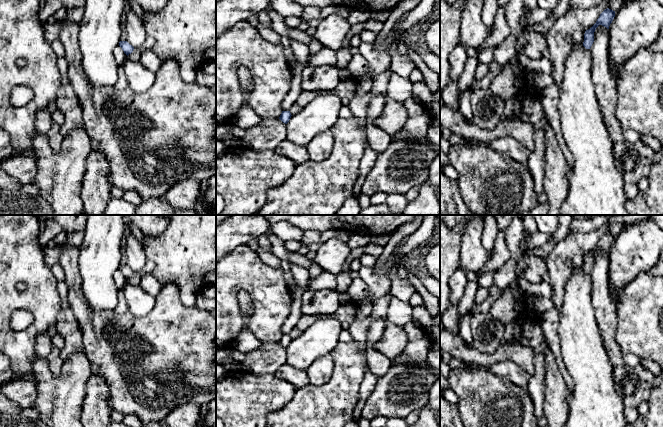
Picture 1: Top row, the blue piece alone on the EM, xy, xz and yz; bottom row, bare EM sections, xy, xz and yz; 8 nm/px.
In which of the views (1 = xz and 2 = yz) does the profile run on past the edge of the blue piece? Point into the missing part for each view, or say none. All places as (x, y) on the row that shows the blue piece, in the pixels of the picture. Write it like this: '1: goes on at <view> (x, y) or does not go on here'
1: does not go on here
2: does not go on here

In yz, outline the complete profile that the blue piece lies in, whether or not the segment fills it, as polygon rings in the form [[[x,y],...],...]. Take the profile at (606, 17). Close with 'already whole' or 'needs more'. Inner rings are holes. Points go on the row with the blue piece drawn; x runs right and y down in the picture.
[[[607,8],[600,14],[596,23],[590,29],[585,31],[583,46],[586,49],[590,49],[594,42],[594,32],[596,28],[599,25],[602,25],[606,27],[607,29],[609,29],[609,26],[612,23],[614,17],[615,17],[615,11]]]; already whole

